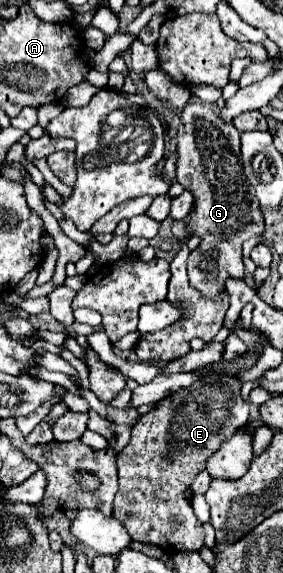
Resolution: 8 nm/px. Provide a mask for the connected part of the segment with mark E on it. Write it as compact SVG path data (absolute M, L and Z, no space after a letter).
M208 376L202 382L192 384L192 388L184 388L174 392L170 398L158 402L154 412L144 414L136 426L132 428L132 438L124 450L118 454L118 478L120 488L114 498L114 518L122 522L132 540L160 546L162 550L200 550L204 544L204 528L202 522L194 516L192 506L188 504L188 486L194 476L206 468L208 456L220 446L224 436L232 436L234 428L242 428L248 422L250 406L240 398L240 382L234 376Z

